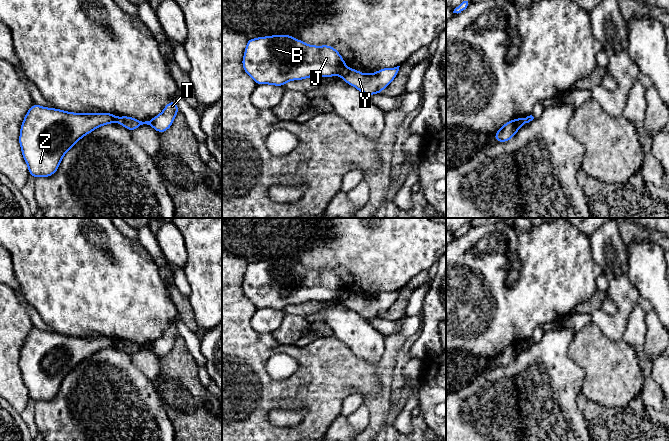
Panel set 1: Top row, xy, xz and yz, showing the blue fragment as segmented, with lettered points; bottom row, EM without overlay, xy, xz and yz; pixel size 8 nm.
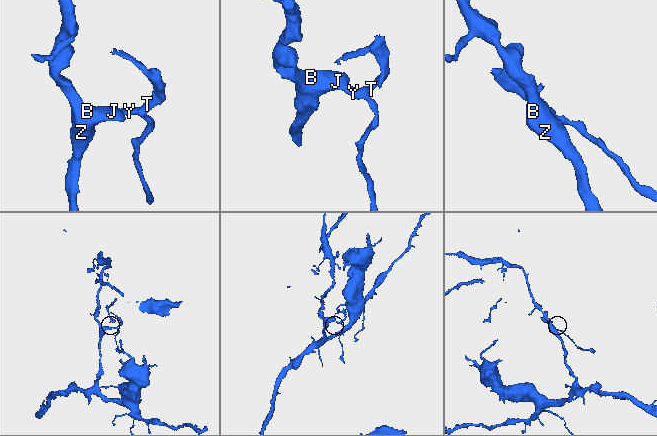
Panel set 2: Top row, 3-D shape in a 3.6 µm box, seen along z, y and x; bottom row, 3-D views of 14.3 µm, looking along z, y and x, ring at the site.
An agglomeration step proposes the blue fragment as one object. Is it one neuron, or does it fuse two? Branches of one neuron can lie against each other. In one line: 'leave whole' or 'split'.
split

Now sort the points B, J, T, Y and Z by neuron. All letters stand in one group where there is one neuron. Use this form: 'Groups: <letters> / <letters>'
Groups: B J Z / T Y

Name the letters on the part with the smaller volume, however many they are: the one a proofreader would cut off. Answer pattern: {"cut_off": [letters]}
{"cut_off": ["T", "Y"]}

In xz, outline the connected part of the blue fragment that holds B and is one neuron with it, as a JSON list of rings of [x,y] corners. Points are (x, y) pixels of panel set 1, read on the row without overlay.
[[[291,259],[248,263],[242,288],[257,309],[281,311],[288,305],[312,300],[342,300],[347,293],[333,271],[308,269]]]

